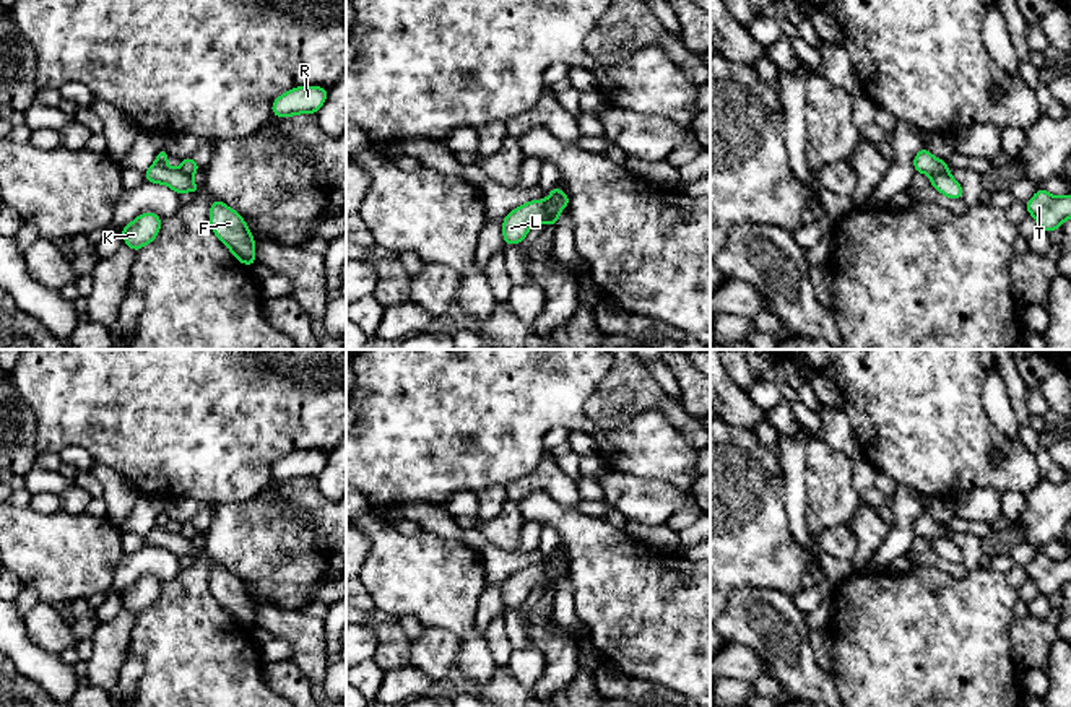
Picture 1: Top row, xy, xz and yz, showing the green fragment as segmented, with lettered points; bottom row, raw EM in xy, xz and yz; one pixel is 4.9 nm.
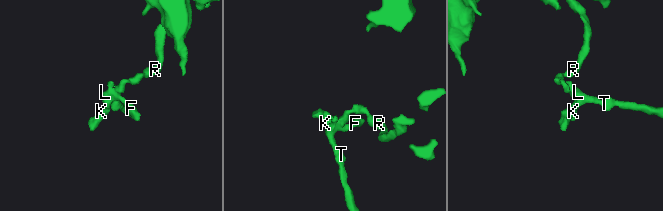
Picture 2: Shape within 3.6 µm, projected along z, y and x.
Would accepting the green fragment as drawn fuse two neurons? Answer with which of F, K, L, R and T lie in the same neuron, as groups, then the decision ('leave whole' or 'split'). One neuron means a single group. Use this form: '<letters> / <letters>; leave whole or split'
F K L T / R; split

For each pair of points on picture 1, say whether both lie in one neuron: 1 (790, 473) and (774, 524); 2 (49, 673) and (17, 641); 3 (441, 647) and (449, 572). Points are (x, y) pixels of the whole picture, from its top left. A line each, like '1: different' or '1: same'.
1: different
2: same
3: different

